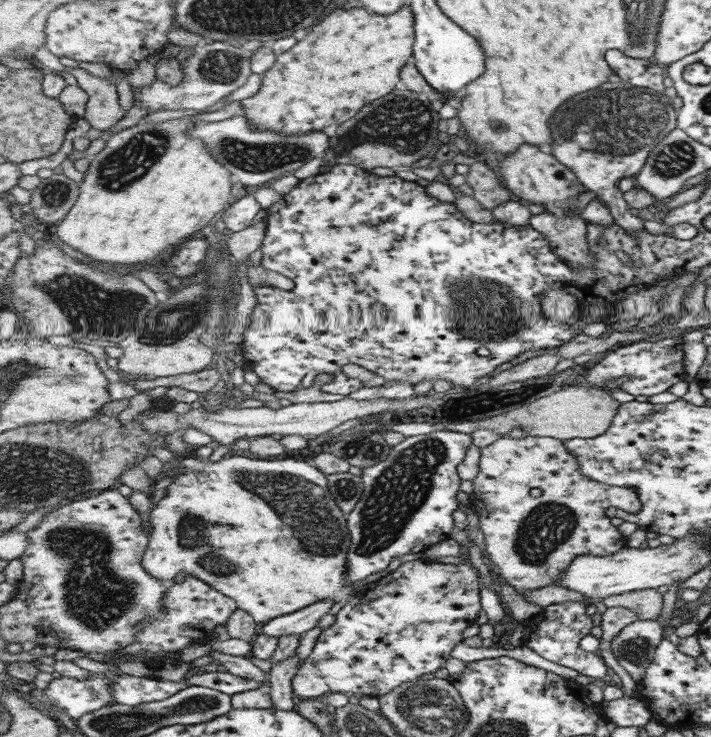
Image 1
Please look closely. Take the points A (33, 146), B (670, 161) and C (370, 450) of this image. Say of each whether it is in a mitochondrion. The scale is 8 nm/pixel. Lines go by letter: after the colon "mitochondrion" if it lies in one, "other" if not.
A: other
B: mitochondrion
C: mitochondrion

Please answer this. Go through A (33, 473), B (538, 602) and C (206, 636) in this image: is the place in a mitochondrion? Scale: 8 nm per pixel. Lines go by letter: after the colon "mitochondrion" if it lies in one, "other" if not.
A: mitochondrion
B: other
C: other

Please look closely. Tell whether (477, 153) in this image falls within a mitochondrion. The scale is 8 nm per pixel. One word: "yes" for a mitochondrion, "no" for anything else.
no

